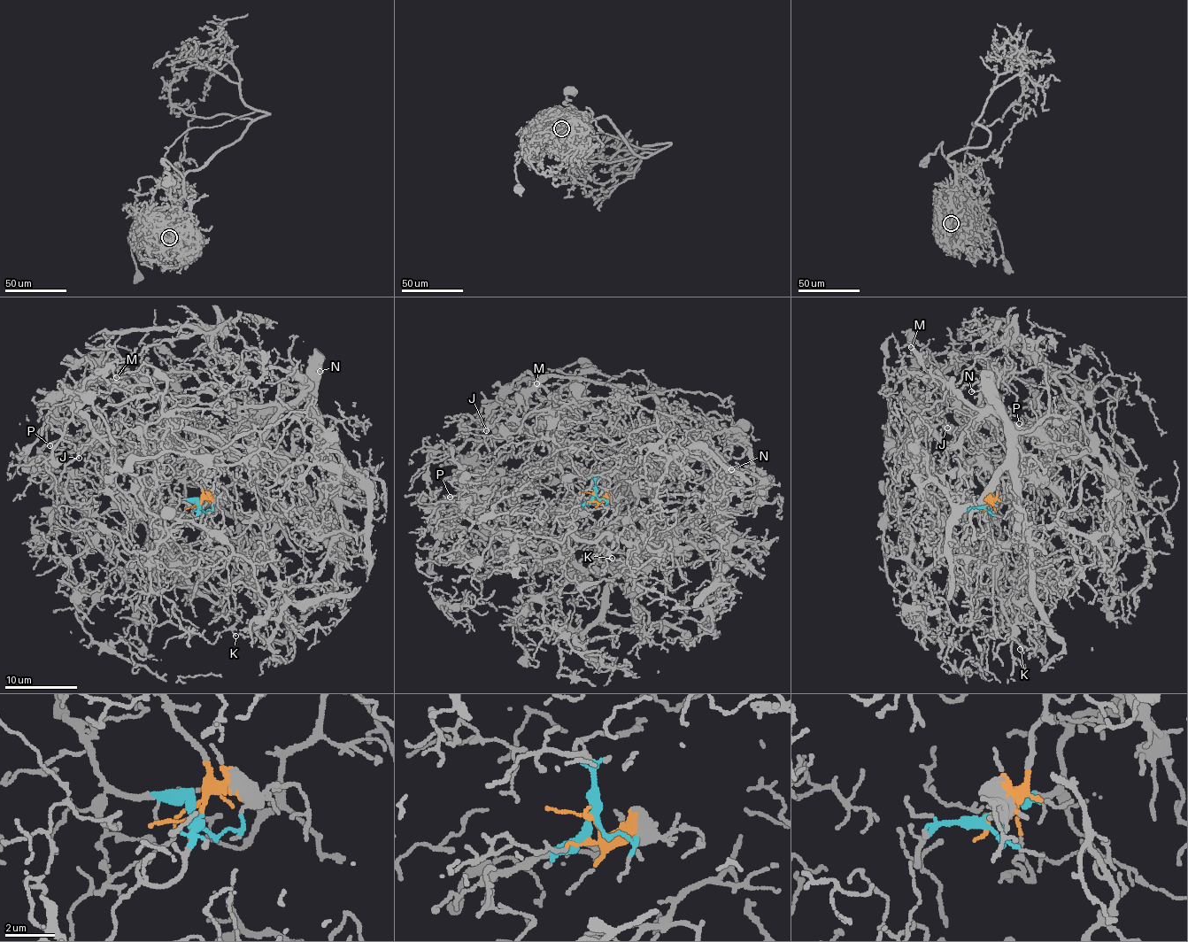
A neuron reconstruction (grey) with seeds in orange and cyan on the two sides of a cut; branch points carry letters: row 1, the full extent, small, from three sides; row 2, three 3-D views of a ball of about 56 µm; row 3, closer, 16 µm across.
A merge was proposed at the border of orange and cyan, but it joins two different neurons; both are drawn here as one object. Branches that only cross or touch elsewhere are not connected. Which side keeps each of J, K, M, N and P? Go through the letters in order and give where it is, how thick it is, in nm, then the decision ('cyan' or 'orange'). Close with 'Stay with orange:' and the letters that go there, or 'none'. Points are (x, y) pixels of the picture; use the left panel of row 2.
J: (79, 458) | 160 nm | orange
K: (235, 636) | 100 nm | cyan
M: (116, 377) | 140 nm | orange
N: (320, 371) | 120 nm | cyan
P: (50, 445) | 130 nm | orange
Stay with orange: J, M, P

